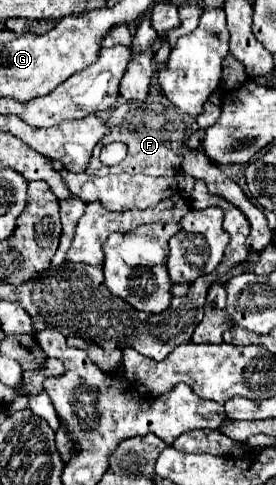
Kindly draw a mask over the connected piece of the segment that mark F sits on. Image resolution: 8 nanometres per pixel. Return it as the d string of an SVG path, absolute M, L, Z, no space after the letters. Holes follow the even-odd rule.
M126 101L112 111L112 115L108 119L108 127L110 127L110 133L106 137L102 137L100 143L94 147L86 173L90 173L90 175L144 173L144 175L160 177L160 175L176 175L180 171L180 151L184 145L186 127L184 127L182 117L176 107L166 107L162 103L148 103L148 101ZM112 141L126 143L128 155L120 165L106 167L98 159L98 155L100 155L100 149Z

